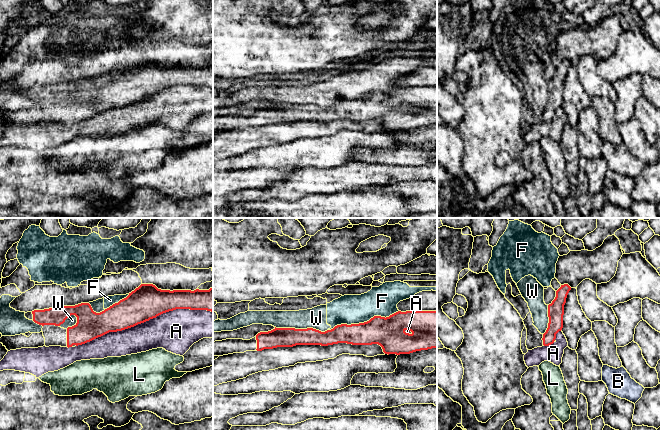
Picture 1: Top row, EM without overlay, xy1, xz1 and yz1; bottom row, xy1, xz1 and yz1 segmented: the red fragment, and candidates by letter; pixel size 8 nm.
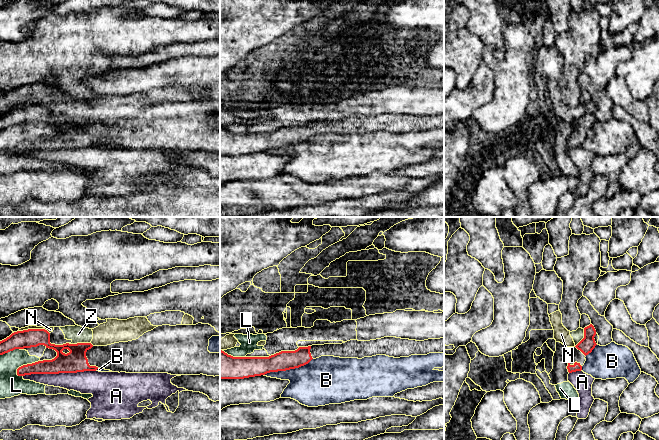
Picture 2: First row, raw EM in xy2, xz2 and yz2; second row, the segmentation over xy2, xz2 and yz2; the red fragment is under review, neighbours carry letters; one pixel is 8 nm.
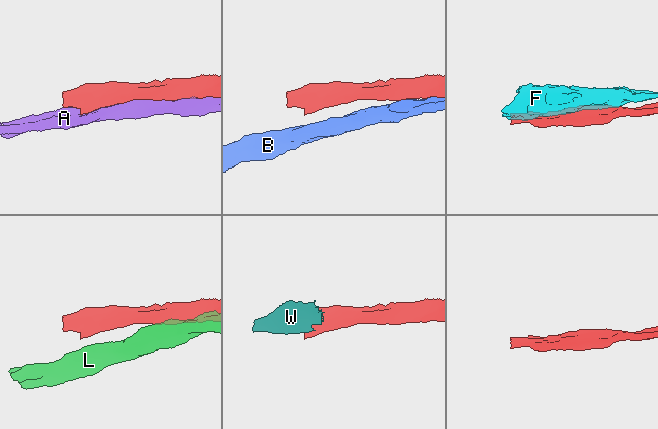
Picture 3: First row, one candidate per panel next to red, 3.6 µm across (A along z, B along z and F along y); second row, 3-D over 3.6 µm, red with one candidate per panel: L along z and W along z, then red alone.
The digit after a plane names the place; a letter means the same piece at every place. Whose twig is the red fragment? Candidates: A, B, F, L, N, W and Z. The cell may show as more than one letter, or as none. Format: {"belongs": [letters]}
{"belongs": []}

